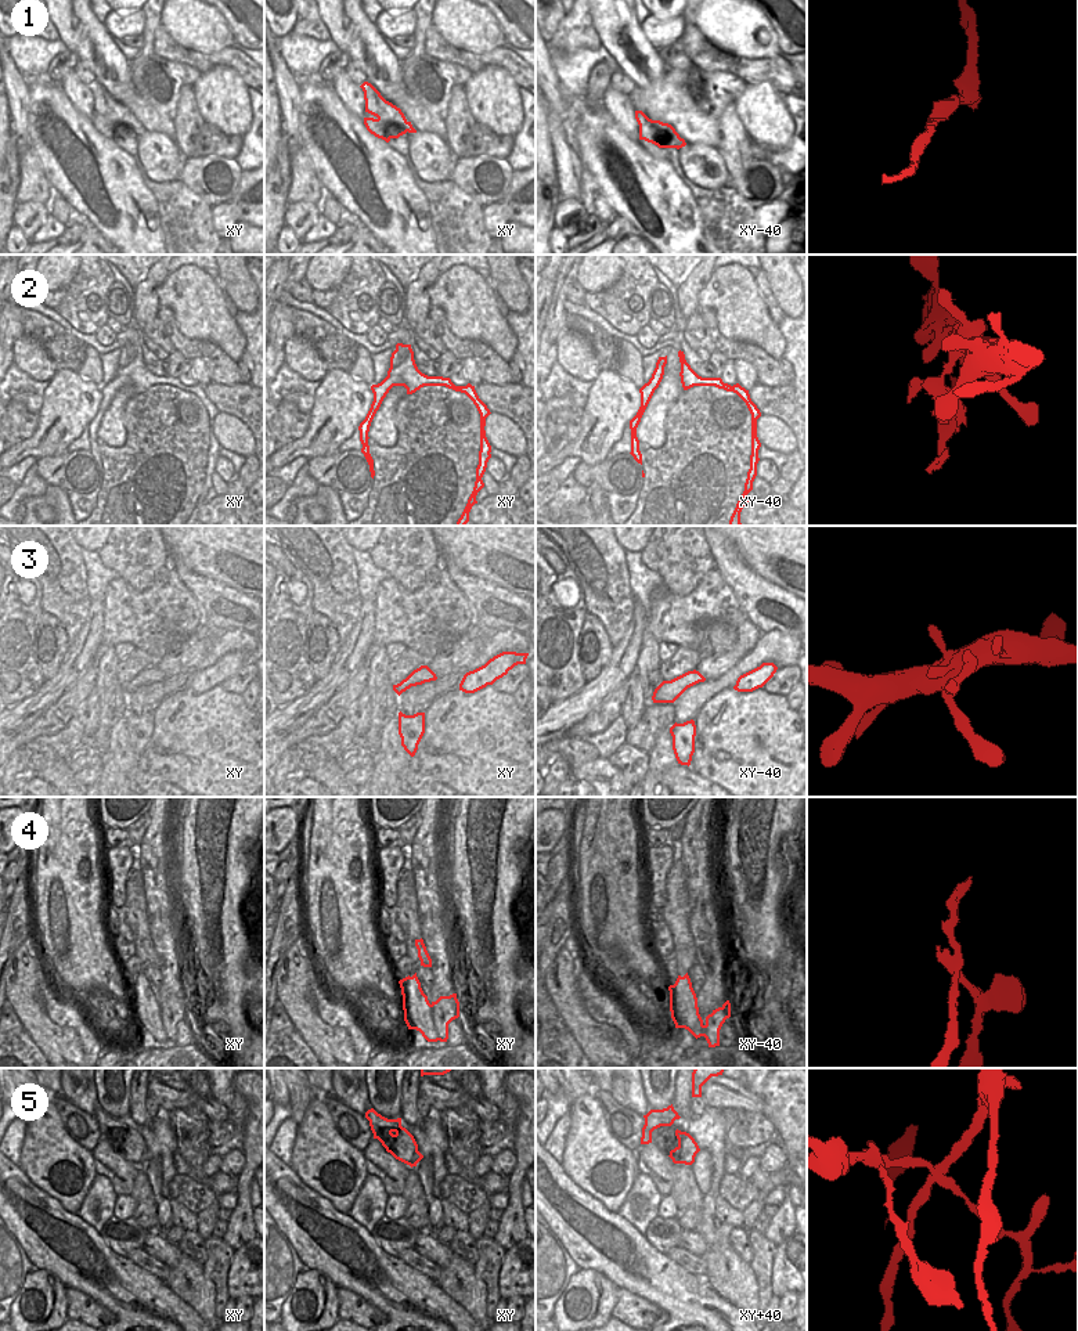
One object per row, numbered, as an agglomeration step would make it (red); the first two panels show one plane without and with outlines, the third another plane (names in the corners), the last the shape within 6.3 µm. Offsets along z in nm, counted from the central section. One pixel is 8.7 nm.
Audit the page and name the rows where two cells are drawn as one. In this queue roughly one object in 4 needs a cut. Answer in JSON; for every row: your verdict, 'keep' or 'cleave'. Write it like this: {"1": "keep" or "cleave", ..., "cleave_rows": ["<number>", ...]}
{"1": "keep", "2": "cleave", "3": "keep", "4": "cleave", "5": "cleave", "cleave_rows": ["2", "4", "5"]}

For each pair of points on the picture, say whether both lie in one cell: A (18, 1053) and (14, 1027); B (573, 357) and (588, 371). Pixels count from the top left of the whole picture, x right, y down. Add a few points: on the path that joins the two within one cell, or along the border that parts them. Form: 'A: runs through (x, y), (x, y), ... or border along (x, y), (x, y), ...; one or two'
A: runs through (14, 1046), (14, 1034); one
B: runs through (577, 360), (584, 367); one

